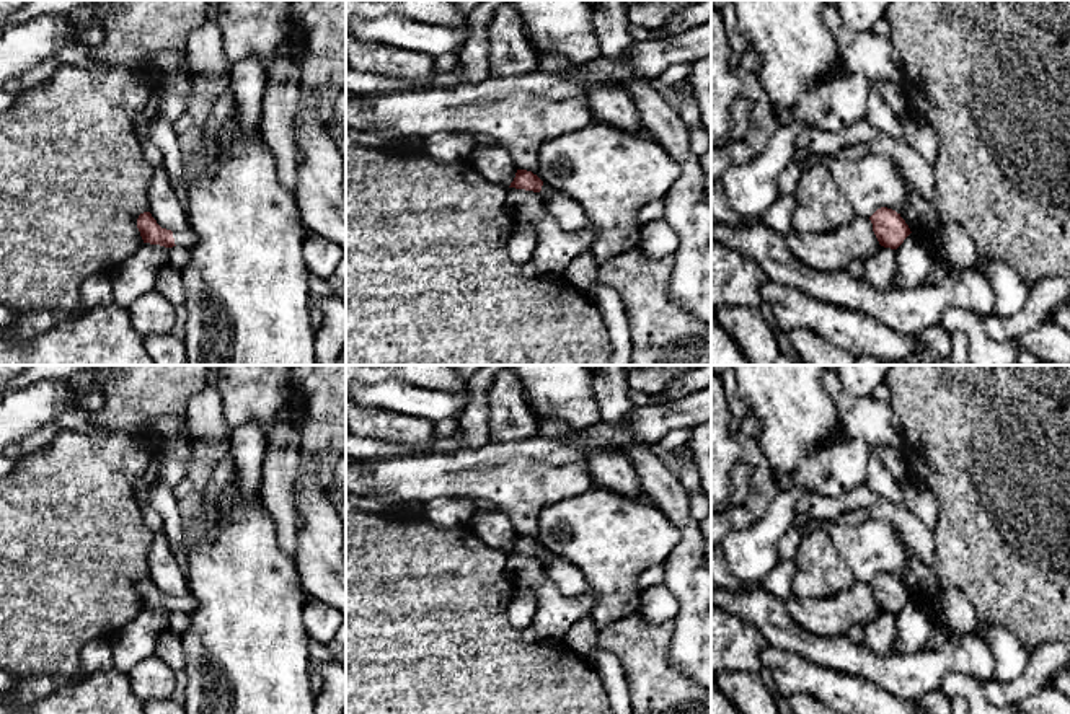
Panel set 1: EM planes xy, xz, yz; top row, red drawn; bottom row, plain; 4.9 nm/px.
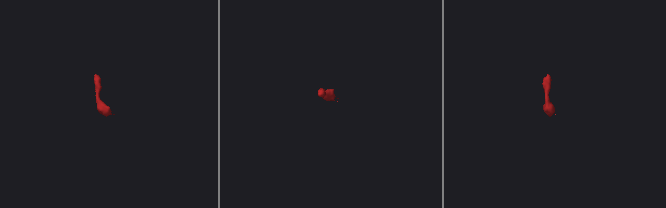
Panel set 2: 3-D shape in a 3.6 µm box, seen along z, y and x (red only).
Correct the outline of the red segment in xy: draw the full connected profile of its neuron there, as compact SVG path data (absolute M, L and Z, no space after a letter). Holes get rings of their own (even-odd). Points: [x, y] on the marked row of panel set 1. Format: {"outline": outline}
{"outline": "M144 212L139 215L137 228L140 231L144 243L160 245L165 248L173 248L173 246L189 248L197 241L197 236L189 228L184 228L181 231L171 231L161 228L150 212Z"}

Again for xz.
{"outline": "M517 170L509 187L538 192L546 212L556 218L564 231L577 233L592 227L589 217L574 199L564 192L546 186L537 174L527 170Z"}

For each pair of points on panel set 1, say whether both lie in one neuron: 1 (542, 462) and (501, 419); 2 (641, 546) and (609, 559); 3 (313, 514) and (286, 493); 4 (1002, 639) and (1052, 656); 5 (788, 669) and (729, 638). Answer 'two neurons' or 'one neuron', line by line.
1: two neurons
2: one neuron
3: two neurons
4: two neurons
5: two neurons

